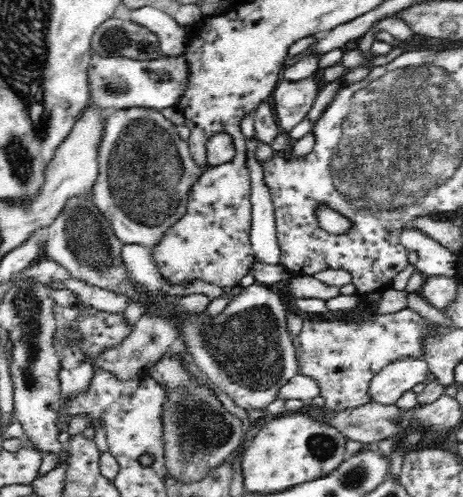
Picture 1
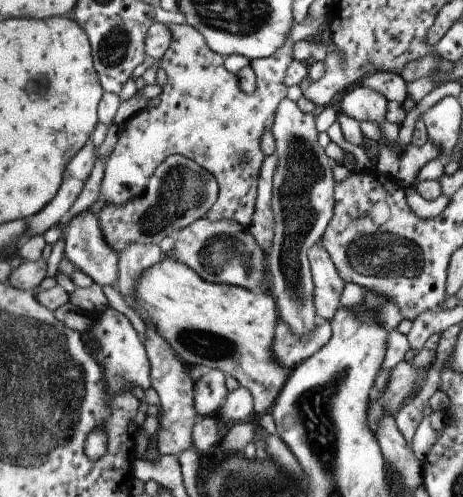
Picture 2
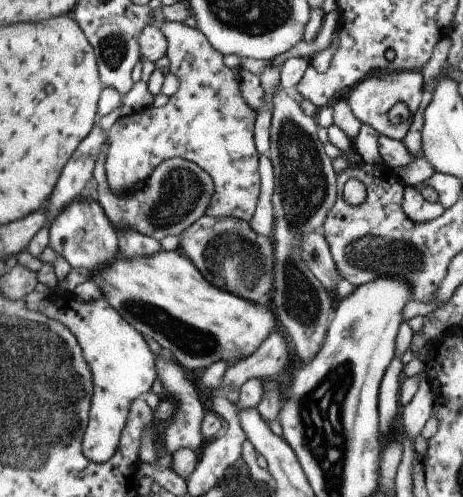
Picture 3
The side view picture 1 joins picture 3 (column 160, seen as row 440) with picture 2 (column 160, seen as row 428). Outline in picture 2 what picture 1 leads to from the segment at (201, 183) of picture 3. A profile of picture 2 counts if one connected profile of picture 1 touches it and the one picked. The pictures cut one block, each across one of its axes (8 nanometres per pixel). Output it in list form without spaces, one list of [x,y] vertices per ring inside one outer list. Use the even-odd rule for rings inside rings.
[[[167,156],[149,178],[143,196],[129,200],[127,204],[109,204],[101,214],[97,214],[97,226],[103,240],[111,250],[121,252],[129,244],[155,244],[163,238],[173,238],[179,230],[191,222],[205,218],[209,208],[217,200],[217,184],[209,172],[197,166],[185,156]]]

